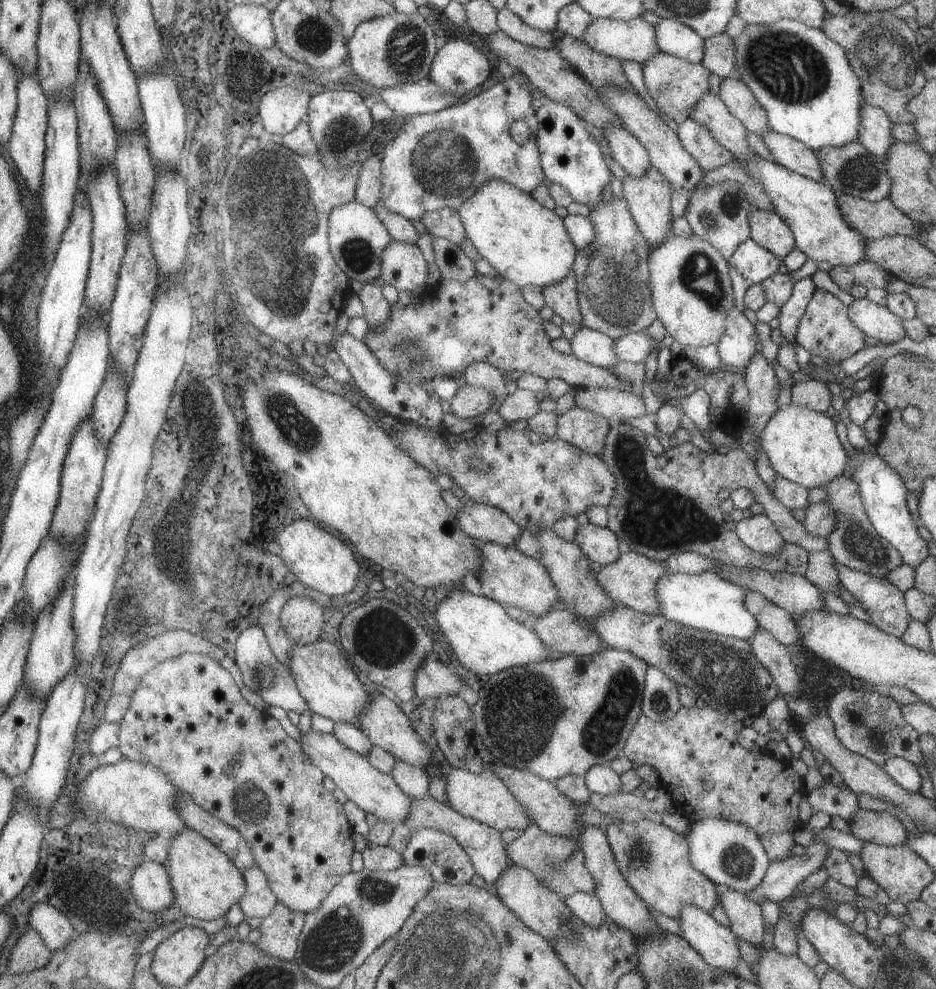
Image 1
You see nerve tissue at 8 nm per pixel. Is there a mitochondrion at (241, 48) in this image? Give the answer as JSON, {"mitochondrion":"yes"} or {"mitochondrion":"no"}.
{"mitochondrion":"no"}

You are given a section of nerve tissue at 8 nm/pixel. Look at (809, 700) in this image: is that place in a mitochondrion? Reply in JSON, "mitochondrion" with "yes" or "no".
{"mitochondrion":"no"}

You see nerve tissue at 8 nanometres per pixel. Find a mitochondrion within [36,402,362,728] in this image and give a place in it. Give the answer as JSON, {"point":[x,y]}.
{"point":[259,679]}

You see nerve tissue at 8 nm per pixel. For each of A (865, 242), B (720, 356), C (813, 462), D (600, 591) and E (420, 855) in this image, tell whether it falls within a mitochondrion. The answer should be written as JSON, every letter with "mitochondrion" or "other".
{"A":"other","B":"other","C":"other","D":"other","E":"other"}

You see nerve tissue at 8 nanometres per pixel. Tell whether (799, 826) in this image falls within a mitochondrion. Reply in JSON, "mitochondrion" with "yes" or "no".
{"mitochondrion":"no"}

